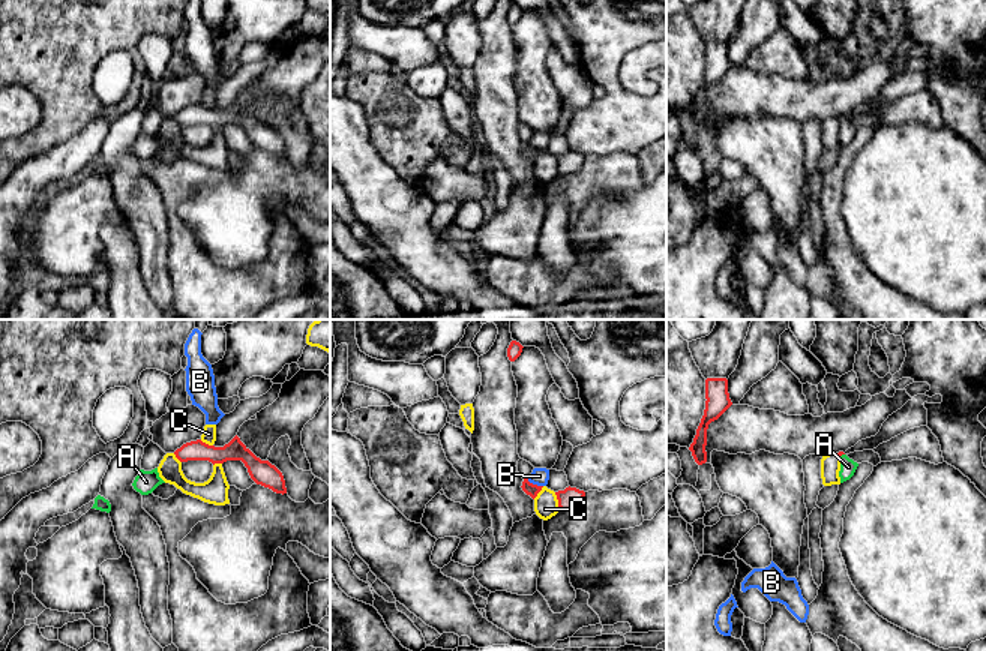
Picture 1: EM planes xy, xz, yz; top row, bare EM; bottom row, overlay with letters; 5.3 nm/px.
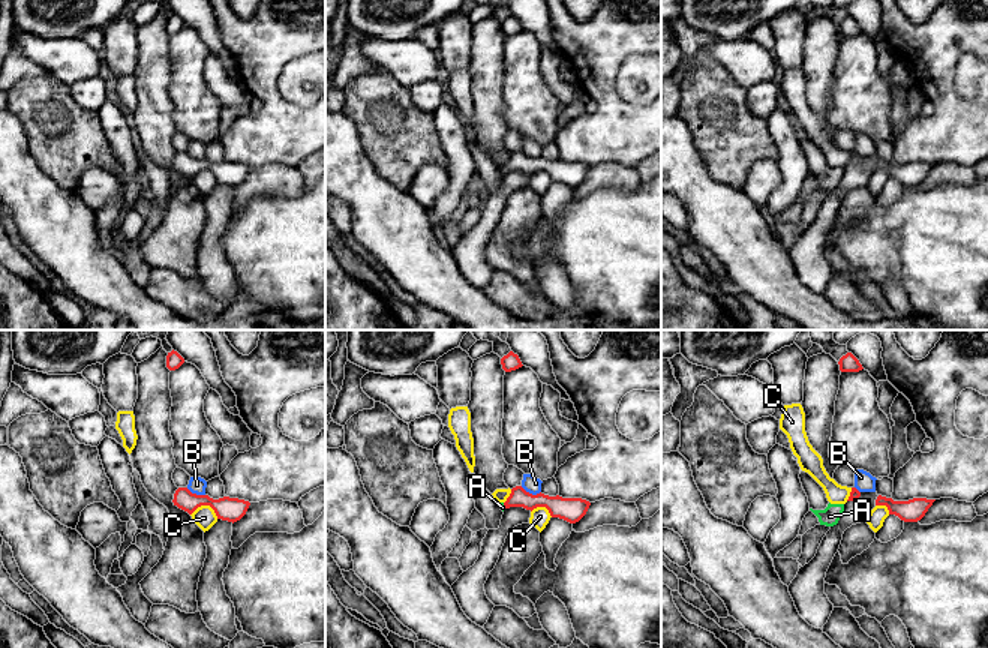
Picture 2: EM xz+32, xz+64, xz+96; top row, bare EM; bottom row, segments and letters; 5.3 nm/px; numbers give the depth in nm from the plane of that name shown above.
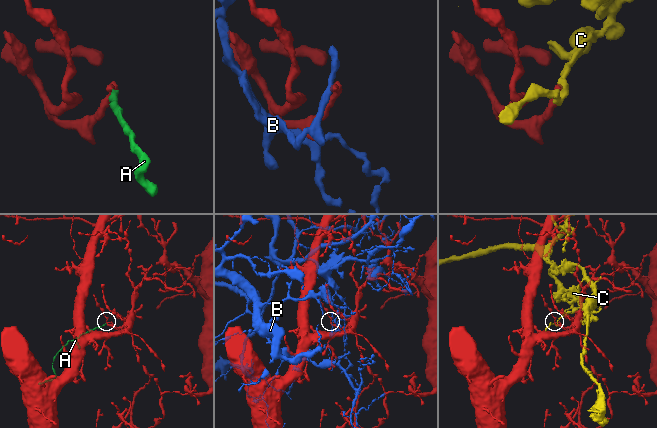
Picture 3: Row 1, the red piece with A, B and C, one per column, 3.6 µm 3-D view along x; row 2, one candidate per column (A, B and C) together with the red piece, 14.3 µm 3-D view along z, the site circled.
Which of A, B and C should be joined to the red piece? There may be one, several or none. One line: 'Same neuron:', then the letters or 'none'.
Same neuron: A

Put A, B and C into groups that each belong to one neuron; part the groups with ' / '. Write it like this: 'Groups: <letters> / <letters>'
Groups: A / B / C

